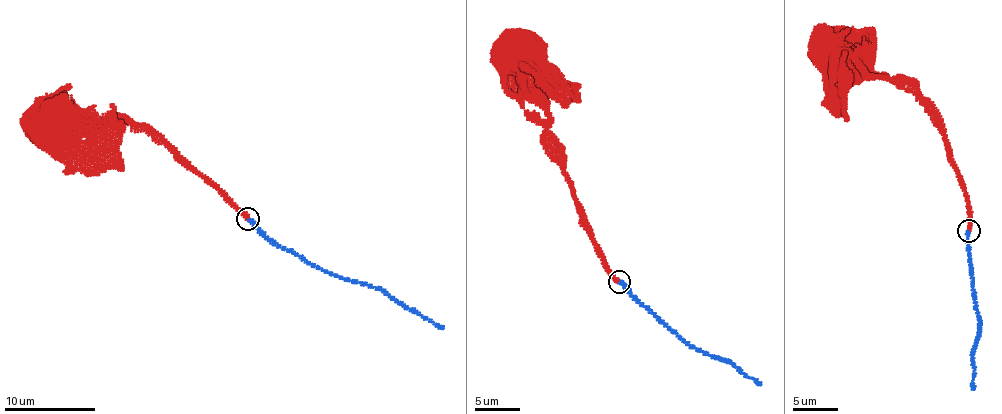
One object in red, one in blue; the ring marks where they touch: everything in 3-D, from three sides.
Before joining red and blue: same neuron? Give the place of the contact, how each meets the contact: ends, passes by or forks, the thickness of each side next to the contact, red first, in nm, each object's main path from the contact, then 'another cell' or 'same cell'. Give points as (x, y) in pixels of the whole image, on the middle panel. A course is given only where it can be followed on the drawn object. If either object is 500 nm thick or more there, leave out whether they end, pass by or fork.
at (619, 282); red ends there; blue ends there; 300 nm thick on the red side, 200 nm on the other; red runs (619, 283), (611, 276), (564, 170), (564, 149), (548, 129), (548, 111), (532, 94), (516, 56); blue runs (619, 283), (694, 348), (735, 364), (760, 385); another cell

